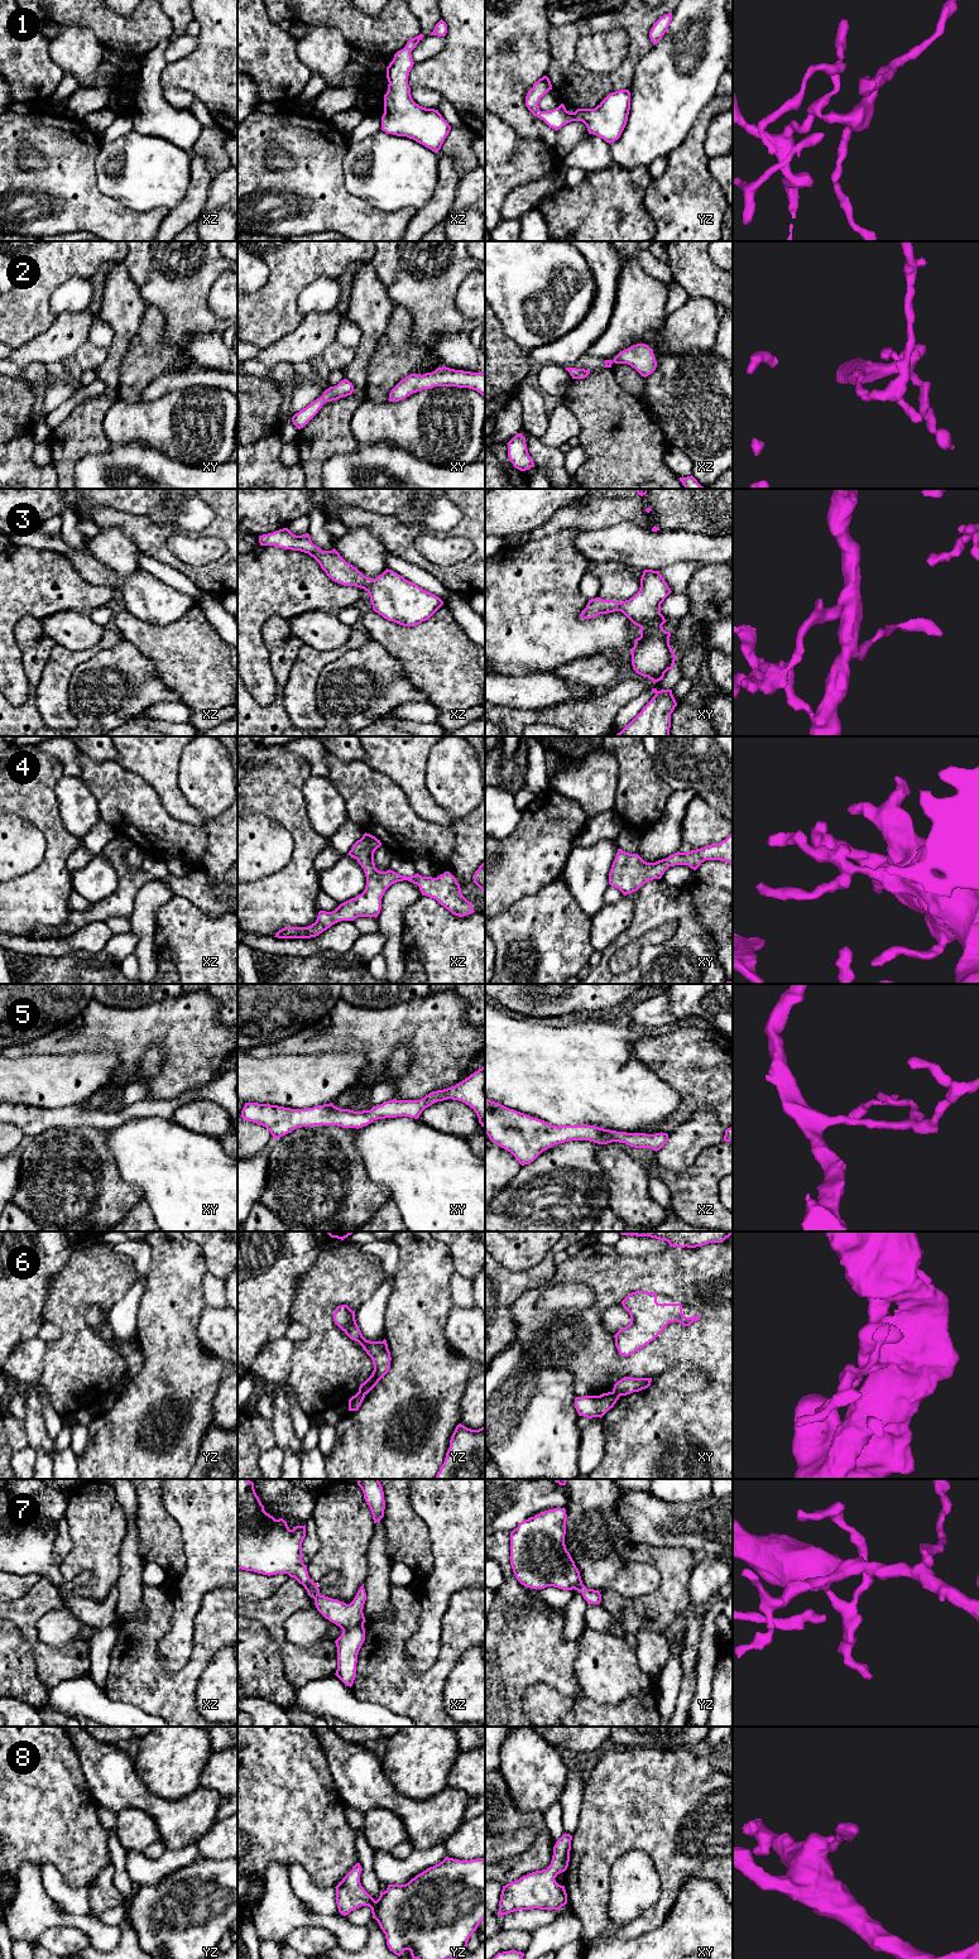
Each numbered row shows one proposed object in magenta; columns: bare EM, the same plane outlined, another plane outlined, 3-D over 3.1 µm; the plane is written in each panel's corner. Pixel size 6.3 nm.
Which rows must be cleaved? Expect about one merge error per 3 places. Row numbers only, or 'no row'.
6

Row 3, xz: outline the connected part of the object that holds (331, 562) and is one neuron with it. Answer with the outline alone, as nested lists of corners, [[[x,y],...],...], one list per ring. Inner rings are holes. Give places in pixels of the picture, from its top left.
[[[283,528],[259,536],[259,543],[260,546],[308,553],[332,581],[344,586],[364,589],[370,596],[373,610],[399,625],[416,626],[428,620],[443,605],[438,596],[392,570],[387,568],[373,580],[364,576],[356,567],[347,563],[335,548],[322,551],[313,544],[308,533],[296,536],[288,528]]]

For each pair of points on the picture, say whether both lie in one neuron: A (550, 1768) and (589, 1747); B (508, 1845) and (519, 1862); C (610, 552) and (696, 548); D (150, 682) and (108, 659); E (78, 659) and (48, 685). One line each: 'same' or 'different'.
A: different
B: different
C: same
D: same
E: same

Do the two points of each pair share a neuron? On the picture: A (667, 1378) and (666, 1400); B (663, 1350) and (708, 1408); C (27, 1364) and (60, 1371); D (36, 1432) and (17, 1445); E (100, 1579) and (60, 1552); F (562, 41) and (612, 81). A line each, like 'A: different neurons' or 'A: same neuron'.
A: different neurons
B: different neurons
C: different neurons
D: different neurons
E: different neurons
F: same neuron

